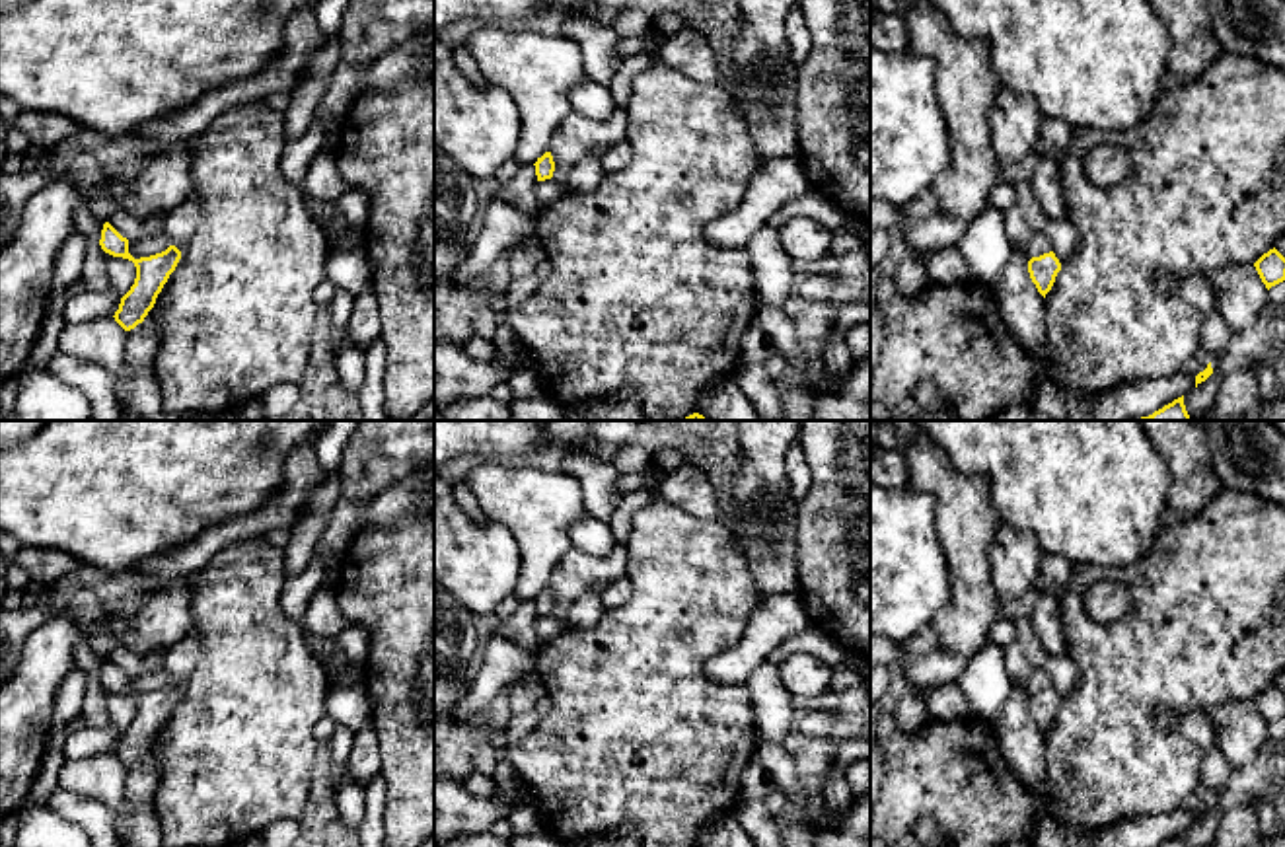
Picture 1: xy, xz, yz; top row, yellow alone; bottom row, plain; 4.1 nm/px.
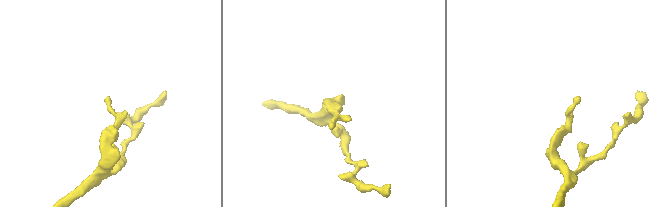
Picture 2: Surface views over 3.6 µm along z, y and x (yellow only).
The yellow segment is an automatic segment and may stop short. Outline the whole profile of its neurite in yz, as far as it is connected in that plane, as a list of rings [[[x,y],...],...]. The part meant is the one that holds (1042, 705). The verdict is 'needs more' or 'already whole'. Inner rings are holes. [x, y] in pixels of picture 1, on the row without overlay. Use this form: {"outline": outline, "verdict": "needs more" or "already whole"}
{"outline": [[[1053,687],[1044,689],[1040,693],[1032,693],[1028,697],[1030,715],[1044,734],[1051,726],[1059,707],[1061,707],[1061,699]]], "verdict": "already whole"}

